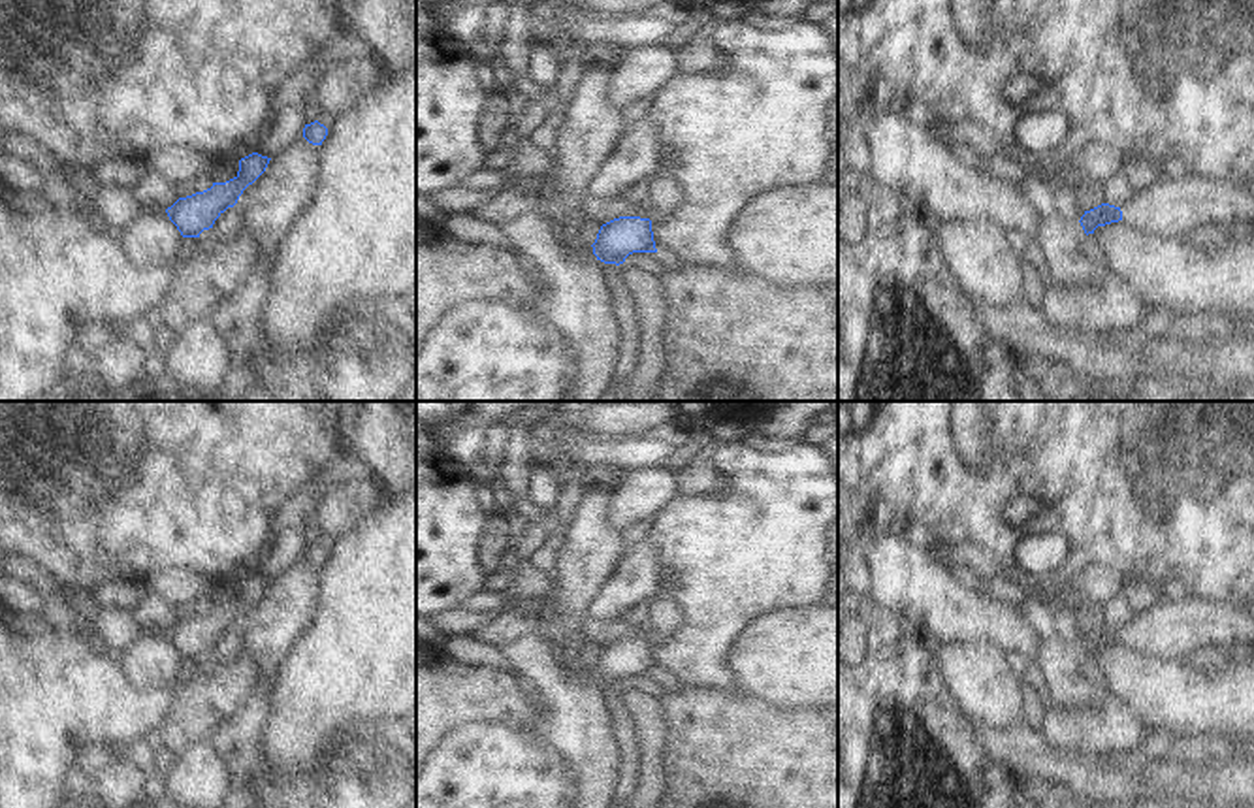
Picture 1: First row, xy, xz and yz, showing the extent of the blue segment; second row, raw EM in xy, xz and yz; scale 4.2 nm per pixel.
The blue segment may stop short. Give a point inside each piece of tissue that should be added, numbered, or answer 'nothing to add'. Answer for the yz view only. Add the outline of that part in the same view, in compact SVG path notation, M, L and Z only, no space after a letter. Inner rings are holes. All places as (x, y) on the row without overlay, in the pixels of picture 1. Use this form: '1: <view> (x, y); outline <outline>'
1: yz (1185, 628); outline M1186 595L1179 605L1137 614L1120 633L1122 644L1135 652L1194 657L1207 644L1248 644L1254 638L1254 618L1245 606Z

